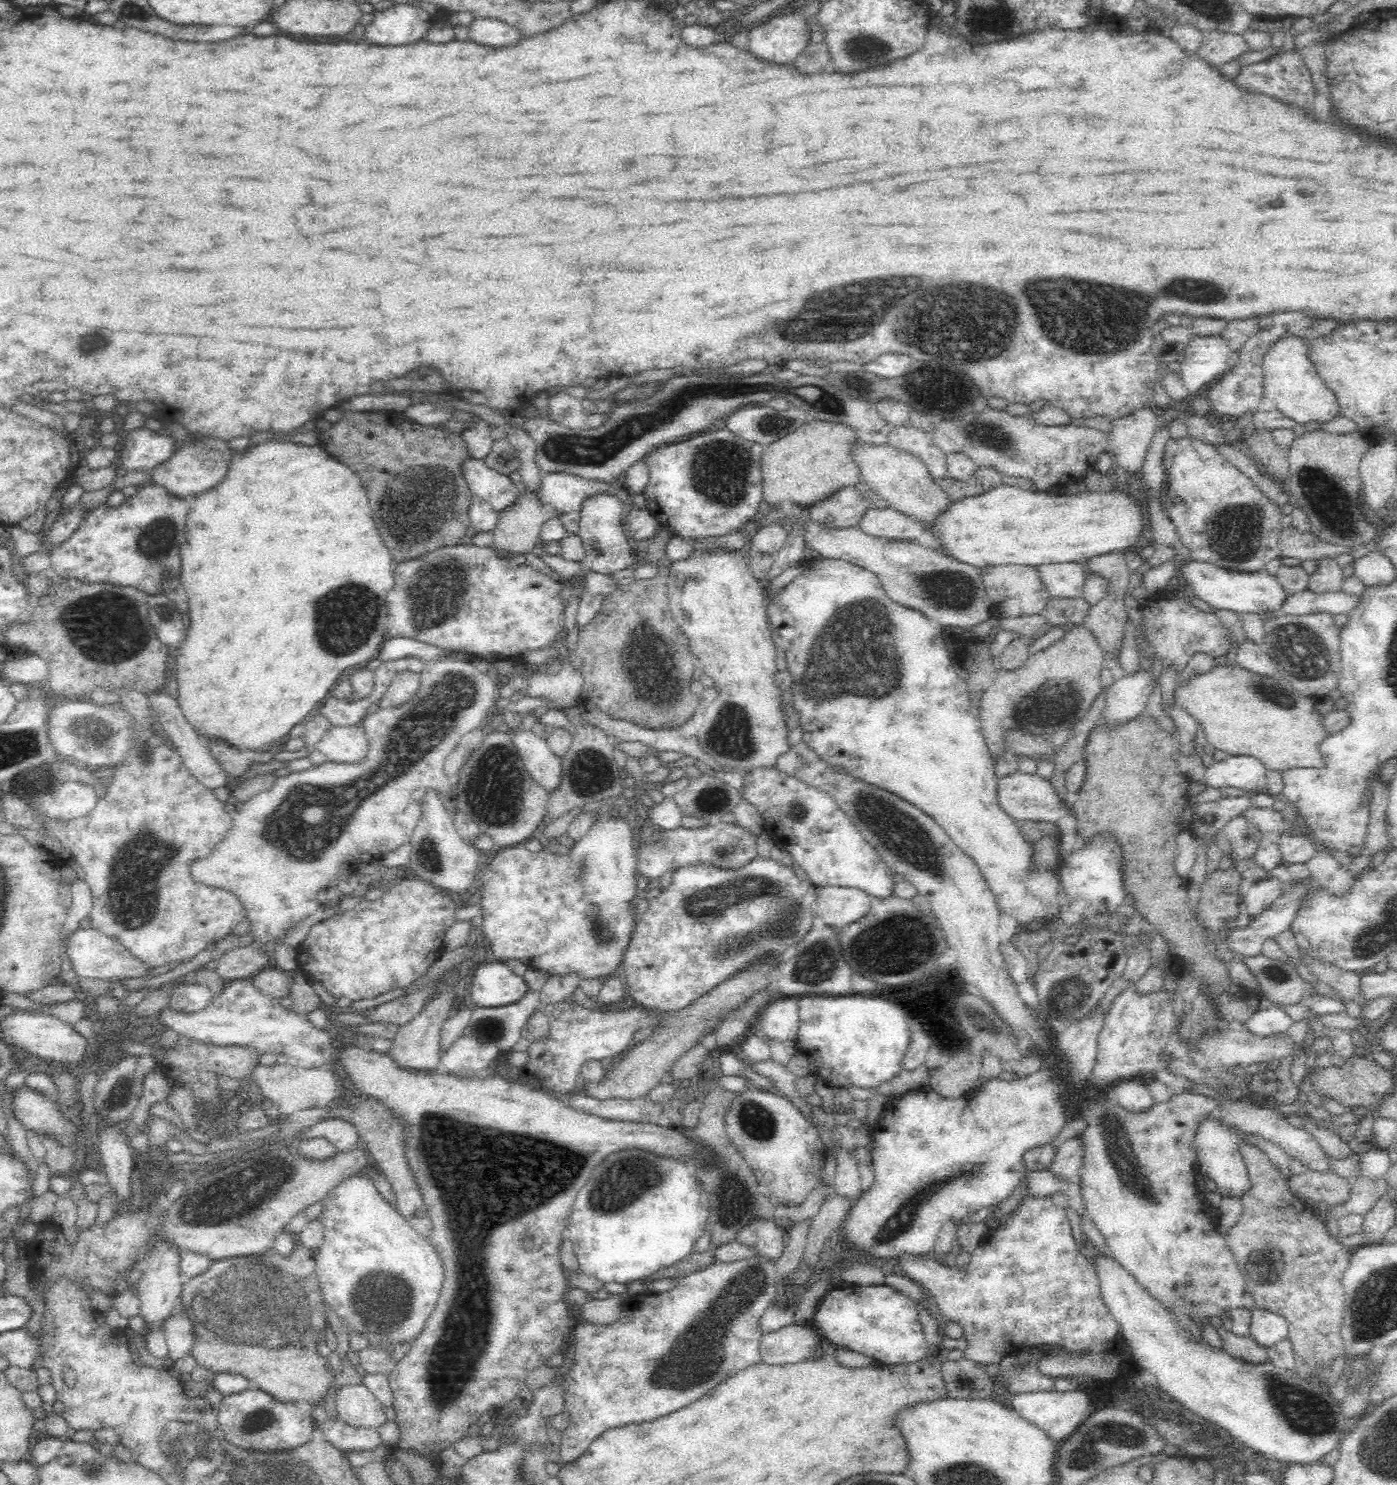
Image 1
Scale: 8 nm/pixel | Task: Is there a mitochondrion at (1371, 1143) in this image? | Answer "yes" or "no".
no

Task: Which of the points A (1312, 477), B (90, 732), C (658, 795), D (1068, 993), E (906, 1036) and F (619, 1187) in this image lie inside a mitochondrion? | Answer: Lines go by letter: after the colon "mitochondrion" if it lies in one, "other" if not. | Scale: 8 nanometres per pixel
A: other
B: mitochondrion
C: other
D: mitochondrion
E: other
F: mitochondrion

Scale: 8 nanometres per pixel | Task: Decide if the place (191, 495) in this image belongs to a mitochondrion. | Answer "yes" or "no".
no

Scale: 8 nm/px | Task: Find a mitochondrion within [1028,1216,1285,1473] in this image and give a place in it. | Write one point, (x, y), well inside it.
(1108, 1436)

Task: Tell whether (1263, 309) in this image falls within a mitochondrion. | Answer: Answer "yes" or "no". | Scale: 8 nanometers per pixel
no

